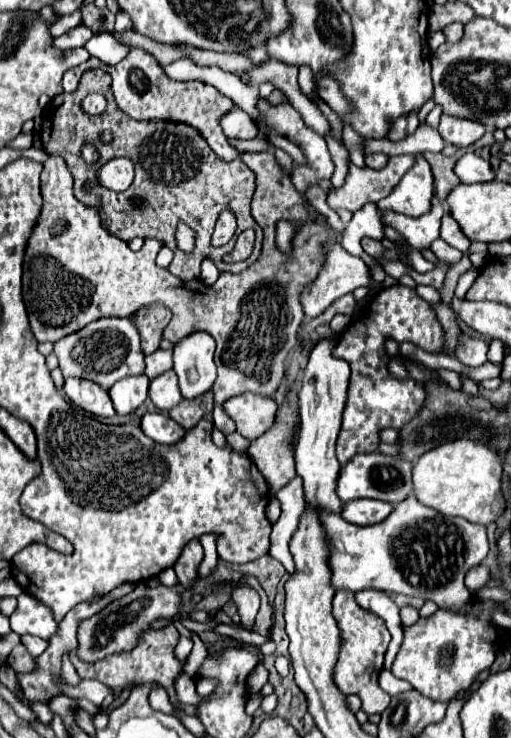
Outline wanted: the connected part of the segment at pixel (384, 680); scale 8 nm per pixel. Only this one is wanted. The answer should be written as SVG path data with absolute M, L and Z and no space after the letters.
M382 670L380 676L378 676L378 682L380 682L380 688L382 688L384 692L388 692L390 696L400 694L400 692L406 692L406 690L412 688L412 686L408 686L408 682L394 678L390 670Z

